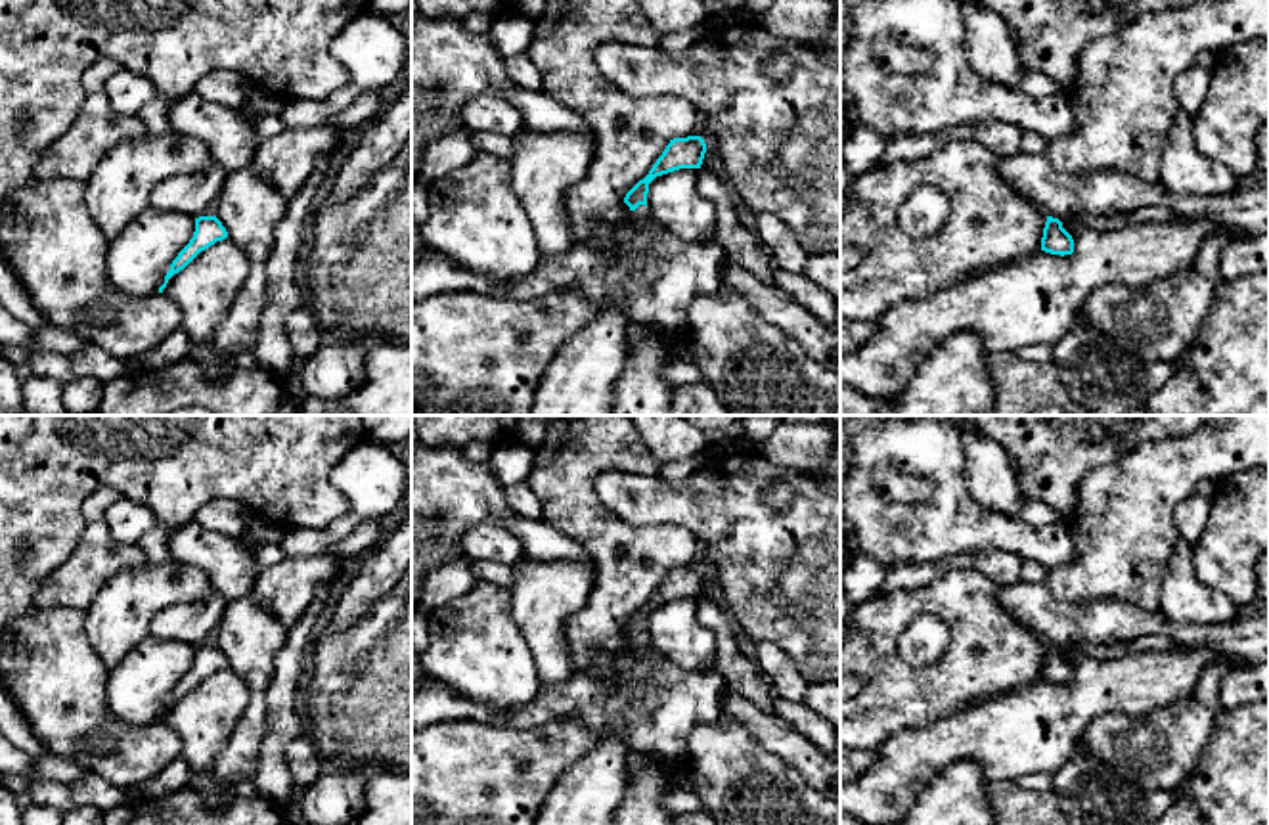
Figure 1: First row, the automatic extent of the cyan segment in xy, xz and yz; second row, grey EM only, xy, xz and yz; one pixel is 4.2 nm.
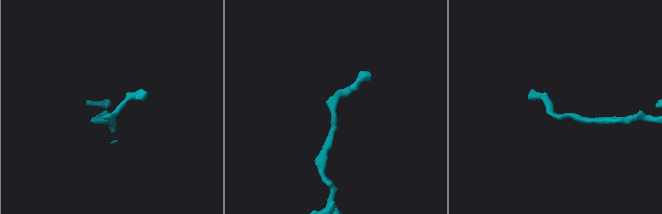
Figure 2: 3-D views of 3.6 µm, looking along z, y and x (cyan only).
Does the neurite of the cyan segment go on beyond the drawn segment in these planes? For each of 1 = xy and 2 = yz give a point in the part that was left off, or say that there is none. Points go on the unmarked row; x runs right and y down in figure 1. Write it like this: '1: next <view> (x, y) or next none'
1: next none
2: next none

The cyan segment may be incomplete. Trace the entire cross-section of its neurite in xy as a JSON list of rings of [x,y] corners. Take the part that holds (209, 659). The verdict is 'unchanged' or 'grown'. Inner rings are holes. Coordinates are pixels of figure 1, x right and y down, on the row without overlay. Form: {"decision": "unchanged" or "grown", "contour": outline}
{"decision": "unchanged", "contour": [[[216,645],[195,647],[193,666],[172,689],[170,699],[165,704],[165,712],[159,716],[159,722],[163,722],[168,708],[180,699],[184,699],[201,680],[209,678],[211,674],[226,666],[228,666],[228,660]]]}

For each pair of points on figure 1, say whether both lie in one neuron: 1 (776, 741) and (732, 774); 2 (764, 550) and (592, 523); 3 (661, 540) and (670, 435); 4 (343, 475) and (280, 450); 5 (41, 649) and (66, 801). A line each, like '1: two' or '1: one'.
1: two
2: two
3: two
4: two
5: two

